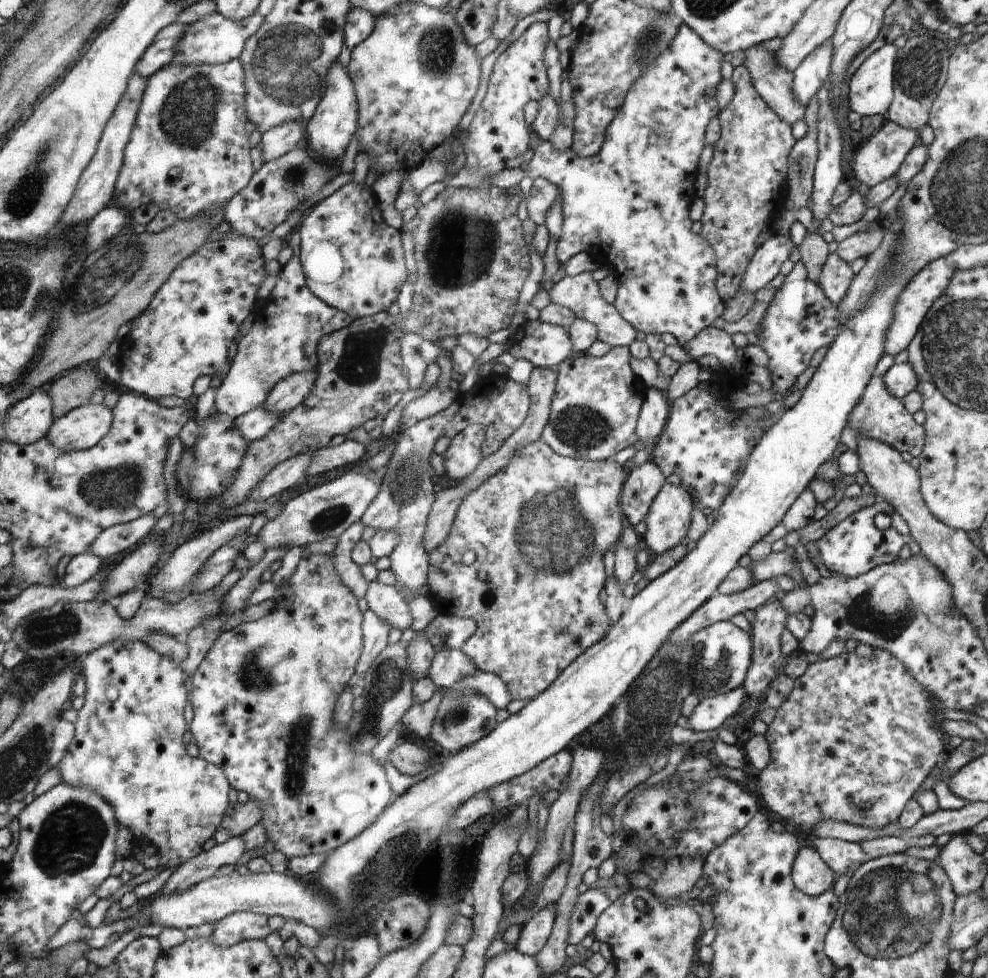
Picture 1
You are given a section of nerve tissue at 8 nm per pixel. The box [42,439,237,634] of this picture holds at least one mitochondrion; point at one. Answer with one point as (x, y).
(114, 489)

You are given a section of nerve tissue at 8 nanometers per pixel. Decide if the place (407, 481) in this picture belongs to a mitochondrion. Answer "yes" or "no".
yes

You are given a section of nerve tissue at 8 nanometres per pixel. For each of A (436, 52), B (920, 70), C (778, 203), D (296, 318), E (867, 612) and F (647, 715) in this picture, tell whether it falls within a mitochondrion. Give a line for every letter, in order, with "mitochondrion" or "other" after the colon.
A: mitochondrion
B: mitochondrion
C: other
D: other
E: mitochondrion
F: mitochondrion

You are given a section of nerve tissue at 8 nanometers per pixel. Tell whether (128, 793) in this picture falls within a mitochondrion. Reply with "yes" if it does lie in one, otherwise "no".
yes

